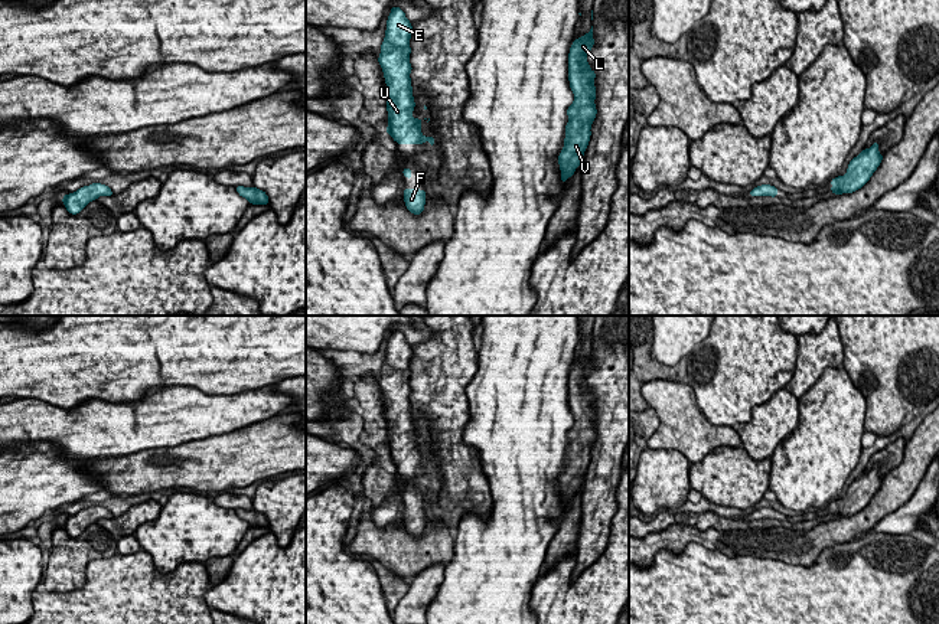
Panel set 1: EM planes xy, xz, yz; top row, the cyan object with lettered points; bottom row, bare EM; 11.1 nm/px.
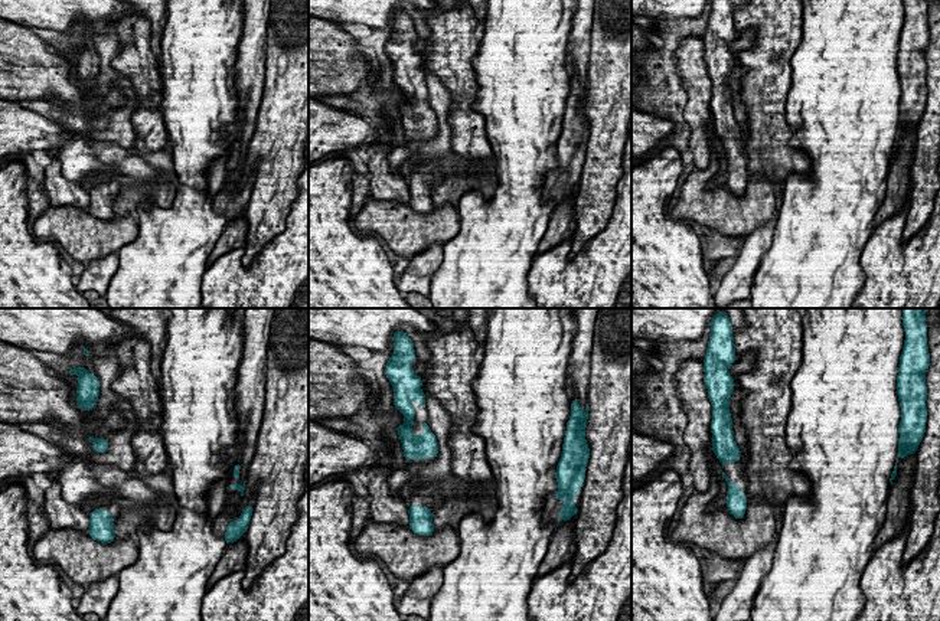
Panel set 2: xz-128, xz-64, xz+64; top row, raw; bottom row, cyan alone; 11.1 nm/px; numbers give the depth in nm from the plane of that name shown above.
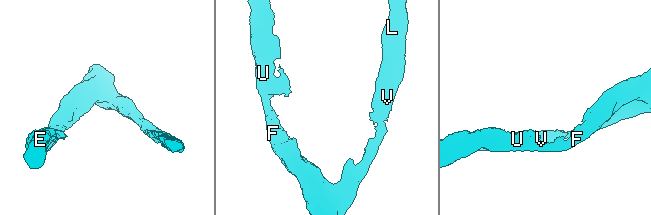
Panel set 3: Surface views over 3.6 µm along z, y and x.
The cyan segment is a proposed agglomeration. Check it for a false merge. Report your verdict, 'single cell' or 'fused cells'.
single cell

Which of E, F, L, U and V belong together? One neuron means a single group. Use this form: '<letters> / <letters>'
E F L U V

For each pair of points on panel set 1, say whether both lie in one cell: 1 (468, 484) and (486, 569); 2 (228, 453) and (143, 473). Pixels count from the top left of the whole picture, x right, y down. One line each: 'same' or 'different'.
1: different
2: same

